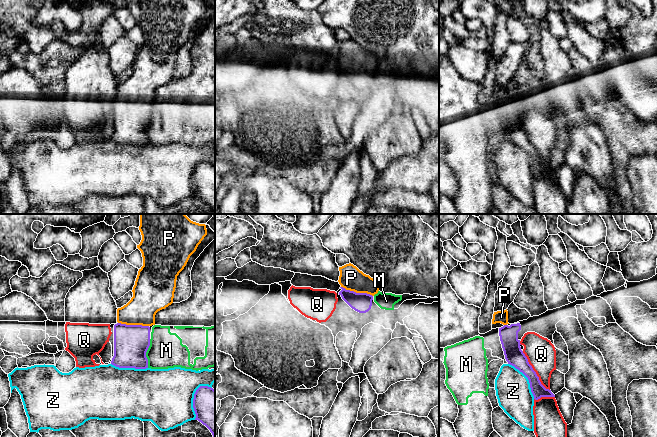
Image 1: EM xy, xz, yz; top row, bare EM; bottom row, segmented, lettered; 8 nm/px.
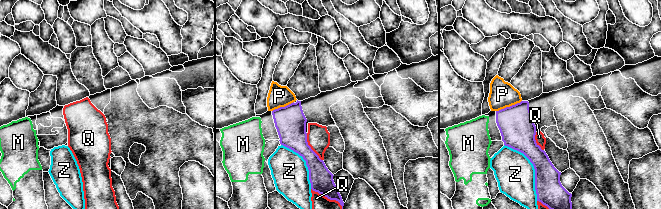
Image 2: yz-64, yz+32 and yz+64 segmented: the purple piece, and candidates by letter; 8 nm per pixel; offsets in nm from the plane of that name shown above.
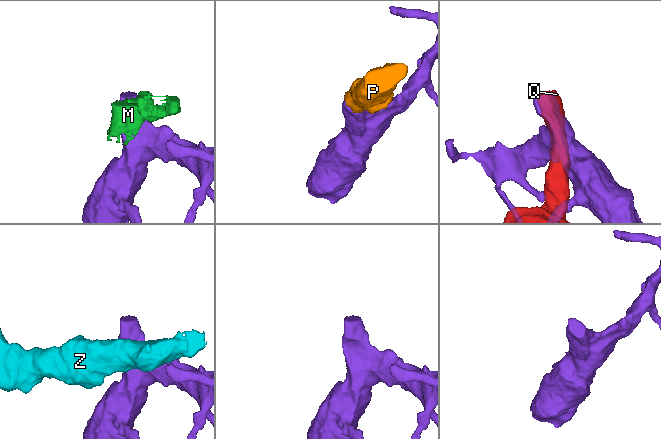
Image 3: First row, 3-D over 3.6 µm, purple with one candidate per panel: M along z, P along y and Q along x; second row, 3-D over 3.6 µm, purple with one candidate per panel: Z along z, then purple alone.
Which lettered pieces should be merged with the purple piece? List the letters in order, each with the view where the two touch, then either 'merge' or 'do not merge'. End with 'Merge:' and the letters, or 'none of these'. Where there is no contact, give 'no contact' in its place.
M: contact in xy; do not merge
P: contact in xz; merge
Q: contact in yz; do not merge
Z: contact in xy; do not merge
Merge: P

